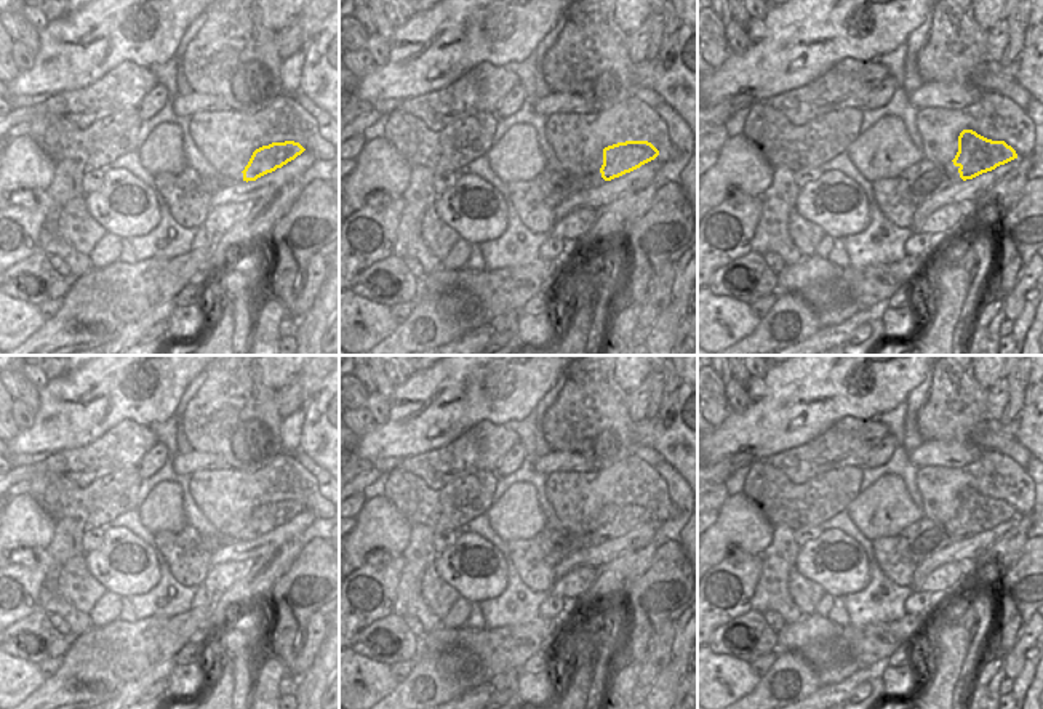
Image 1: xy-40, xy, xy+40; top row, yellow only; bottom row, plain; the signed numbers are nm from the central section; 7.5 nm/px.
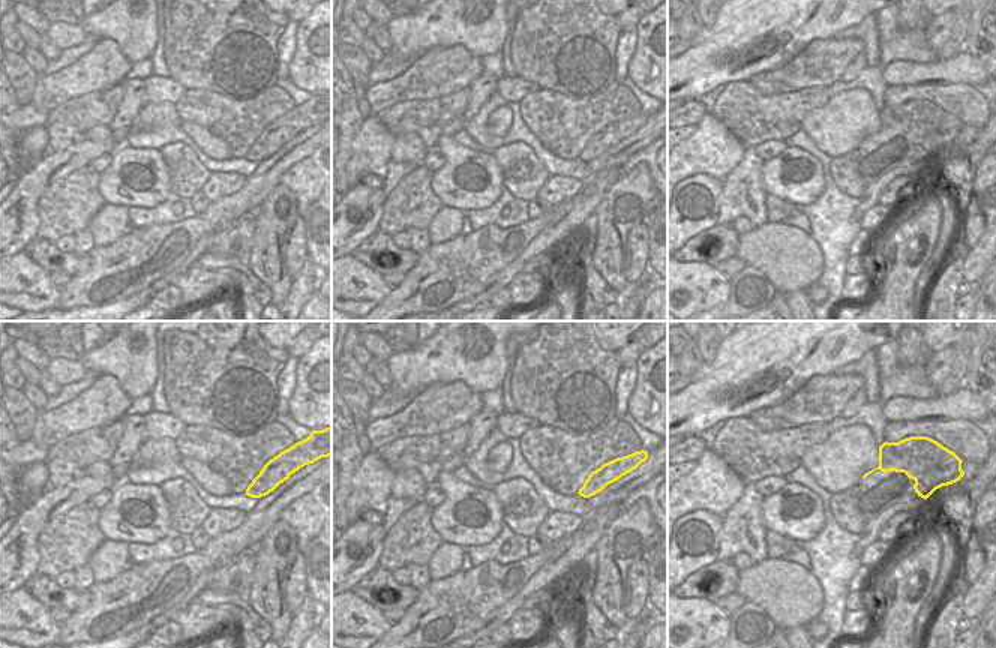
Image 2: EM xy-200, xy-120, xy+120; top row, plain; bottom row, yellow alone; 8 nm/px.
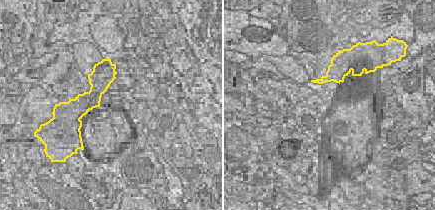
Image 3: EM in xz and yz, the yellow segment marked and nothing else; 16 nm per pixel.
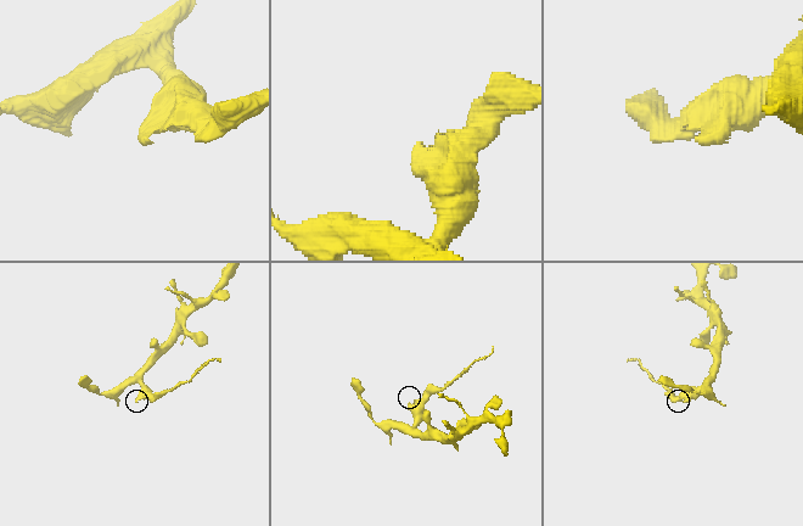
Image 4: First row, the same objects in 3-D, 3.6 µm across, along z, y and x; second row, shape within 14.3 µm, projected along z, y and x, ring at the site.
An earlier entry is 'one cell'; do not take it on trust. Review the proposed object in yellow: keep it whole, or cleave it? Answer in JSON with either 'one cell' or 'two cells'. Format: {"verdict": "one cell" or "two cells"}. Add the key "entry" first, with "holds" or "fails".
{"entry": "fails", "verdict": "two cells"}

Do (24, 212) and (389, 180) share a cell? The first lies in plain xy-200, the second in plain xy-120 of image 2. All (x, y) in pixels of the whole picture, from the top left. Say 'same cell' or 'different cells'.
same cell

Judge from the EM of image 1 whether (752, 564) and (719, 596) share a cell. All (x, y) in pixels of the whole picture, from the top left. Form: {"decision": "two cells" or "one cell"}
{"decision": "one cell"}

